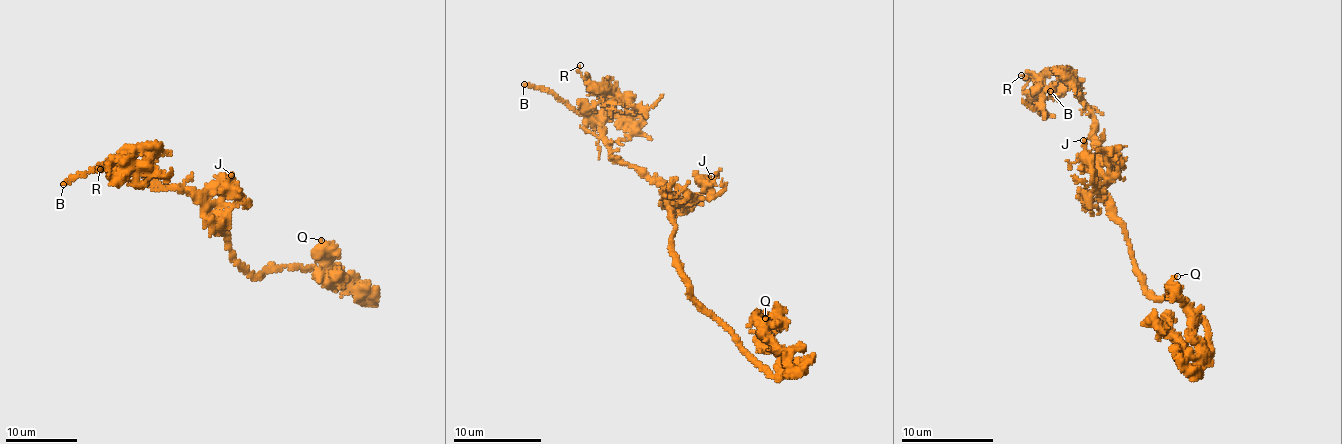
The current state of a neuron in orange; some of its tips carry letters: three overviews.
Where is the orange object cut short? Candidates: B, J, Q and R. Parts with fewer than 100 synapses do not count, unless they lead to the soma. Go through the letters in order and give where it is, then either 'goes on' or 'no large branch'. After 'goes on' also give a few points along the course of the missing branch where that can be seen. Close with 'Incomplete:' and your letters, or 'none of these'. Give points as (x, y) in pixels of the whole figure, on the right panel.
B: place (1050, 91); goes on
J: place (1083, 140); no large branch
Q: place (1177, 276); no large branch
R: place (1021, 75); no large branch
Incomplete: B

